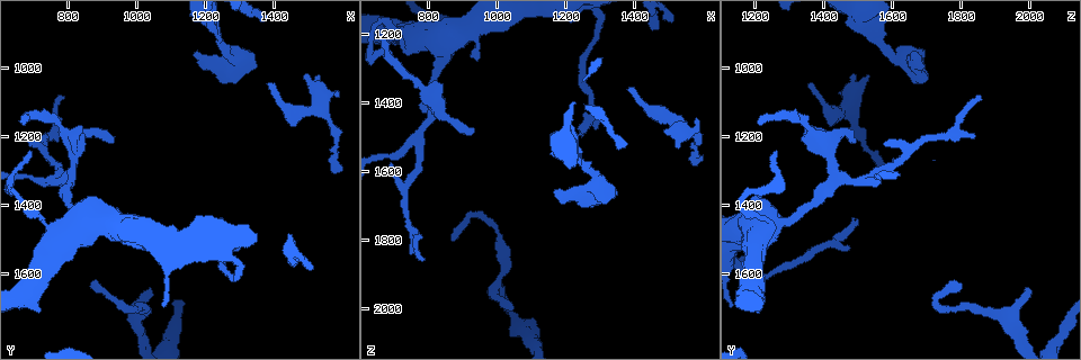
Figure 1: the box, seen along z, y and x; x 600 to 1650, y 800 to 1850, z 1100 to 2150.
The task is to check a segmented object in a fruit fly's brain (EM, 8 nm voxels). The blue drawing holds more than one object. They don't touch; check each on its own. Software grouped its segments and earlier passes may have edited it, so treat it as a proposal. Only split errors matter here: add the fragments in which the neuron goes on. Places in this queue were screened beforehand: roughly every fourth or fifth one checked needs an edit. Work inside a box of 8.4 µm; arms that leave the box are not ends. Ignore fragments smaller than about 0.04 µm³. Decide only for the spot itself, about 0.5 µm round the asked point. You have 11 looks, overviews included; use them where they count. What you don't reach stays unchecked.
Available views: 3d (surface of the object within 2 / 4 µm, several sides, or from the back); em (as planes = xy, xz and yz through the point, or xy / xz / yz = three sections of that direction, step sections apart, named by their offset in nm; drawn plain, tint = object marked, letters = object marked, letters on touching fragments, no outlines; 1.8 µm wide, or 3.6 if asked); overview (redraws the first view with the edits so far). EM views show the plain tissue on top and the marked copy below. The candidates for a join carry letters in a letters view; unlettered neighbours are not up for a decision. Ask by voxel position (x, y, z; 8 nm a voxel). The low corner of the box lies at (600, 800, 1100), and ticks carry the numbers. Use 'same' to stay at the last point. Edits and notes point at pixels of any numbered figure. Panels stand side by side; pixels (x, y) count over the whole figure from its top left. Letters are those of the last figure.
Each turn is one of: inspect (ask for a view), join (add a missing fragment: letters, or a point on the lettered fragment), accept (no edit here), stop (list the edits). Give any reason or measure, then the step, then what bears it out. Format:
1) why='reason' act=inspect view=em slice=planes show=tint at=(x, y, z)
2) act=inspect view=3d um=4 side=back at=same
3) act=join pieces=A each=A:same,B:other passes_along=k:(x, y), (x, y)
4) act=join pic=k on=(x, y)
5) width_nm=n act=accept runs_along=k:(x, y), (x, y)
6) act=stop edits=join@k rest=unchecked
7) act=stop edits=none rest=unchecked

why='branch stops here' act=inspect view=em slice=xy step=8 show=letters at=(1040, 1640, 1990)

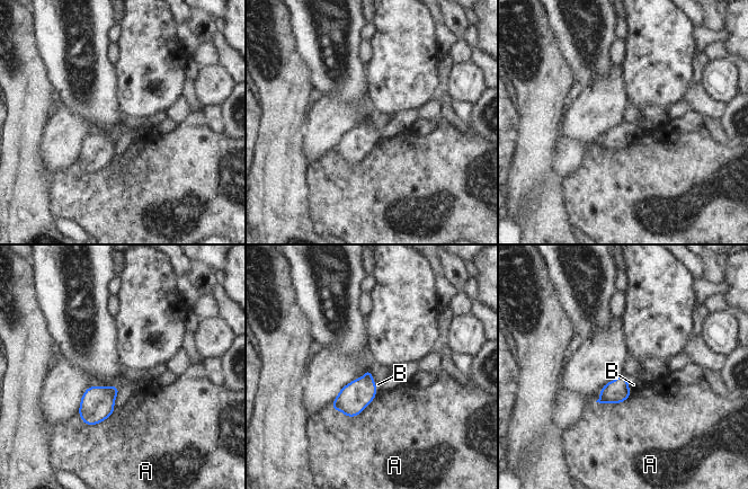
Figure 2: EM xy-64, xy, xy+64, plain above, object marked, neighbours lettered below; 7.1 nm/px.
act=inspect view=em slice=planes show=letters at=same

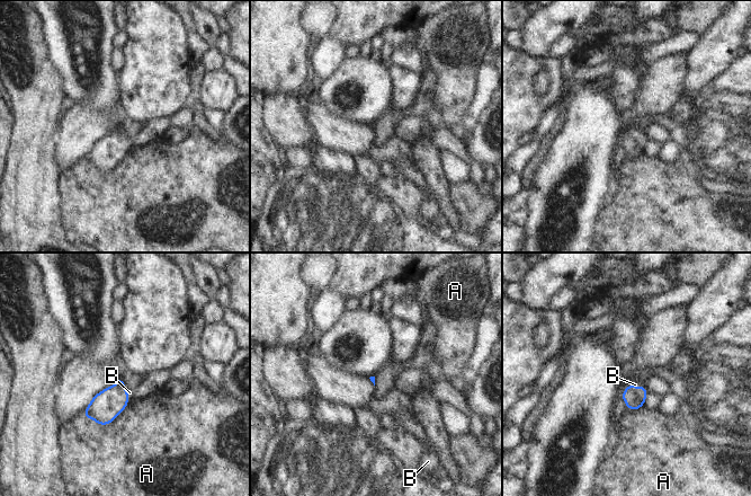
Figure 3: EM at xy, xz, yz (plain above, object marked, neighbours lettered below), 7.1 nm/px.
act=accept each=A:other,B:other border=3:(647, 390), (643, 405) found='none of them fits'

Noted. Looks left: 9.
why='free end' act=inspect view=em slice=xy step=8 show=letters at=(1245, 1440, 1500)

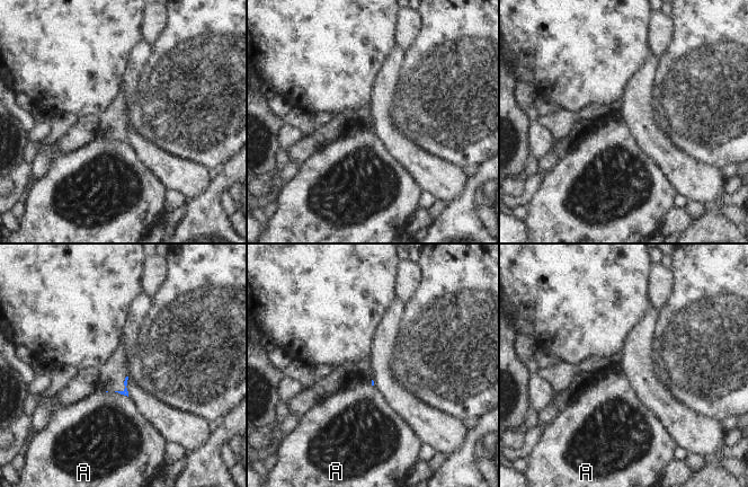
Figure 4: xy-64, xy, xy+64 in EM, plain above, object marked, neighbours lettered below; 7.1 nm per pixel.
act=inspect view=em slice=planes show=letters at=same

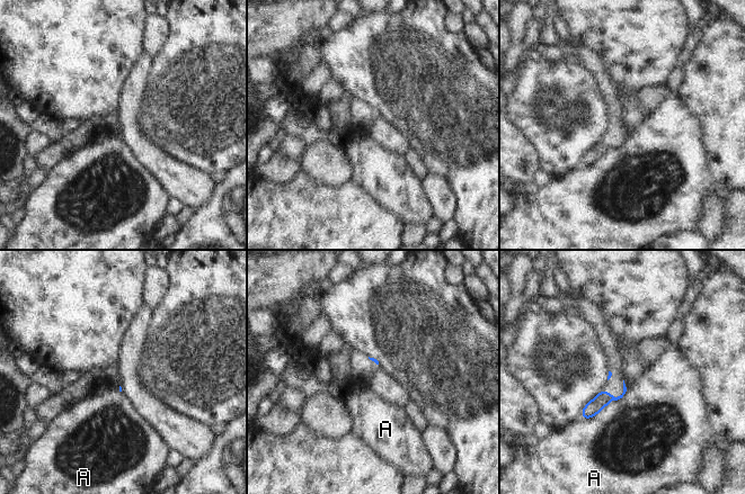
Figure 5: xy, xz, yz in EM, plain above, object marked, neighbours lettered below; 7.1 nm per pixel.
longest_contact=A:400nm act=accept each=A:other border=5:(627, 391), (597, 413), (581, 419) found='none of them fits'

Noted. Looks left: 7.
why='an open end' act=inspect view=3d um=2 side=back at=(1385, 1050, 1350)

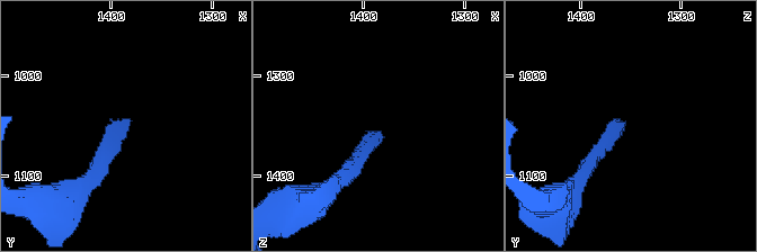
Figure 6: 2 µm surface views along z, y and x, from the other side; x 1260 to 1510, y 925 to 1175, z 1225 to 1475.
why='need the tissue' act=inspect view=em slice=planes show=letters at=(1384, 1048, 1356)

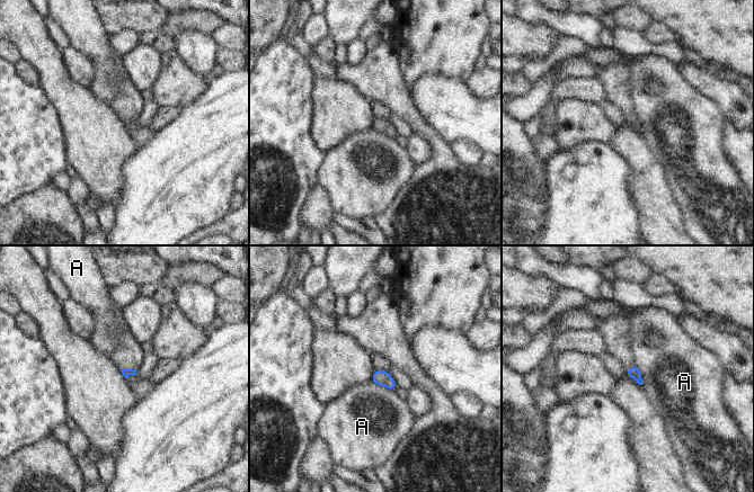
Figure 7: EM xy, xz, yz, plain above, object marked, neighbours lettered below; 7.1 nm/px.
act=accept each=A:other border=7:(371, 381), (393, 391) found='no lettered fragment goes on from it'

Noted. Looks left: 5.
why='free end' act=inspect view=em slice=planes show=letters at=(1170, 955, 1665)

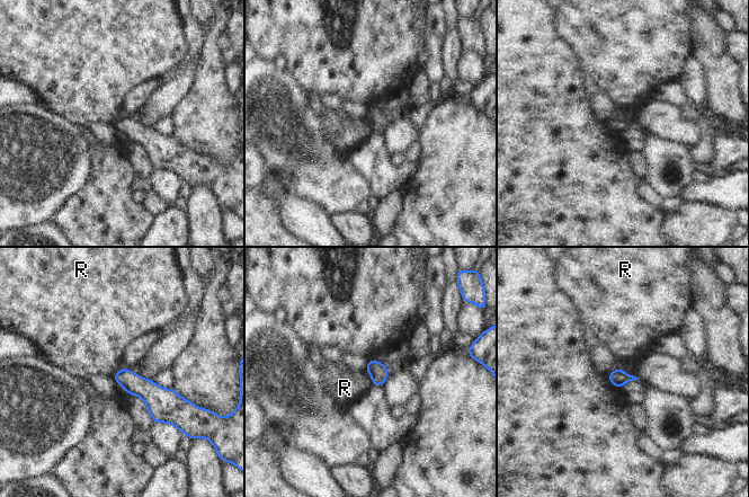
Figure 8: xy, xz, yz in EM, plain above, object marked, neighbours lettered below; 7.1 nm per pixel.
width_nm=110 act=accept each=R:other border=8:(617, 367), (635, 376) found='none of them fits'

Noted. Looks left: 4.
why='end of a long branch' act=inspect view=em slice=planes show=letters at=(870, 1630, 1800)

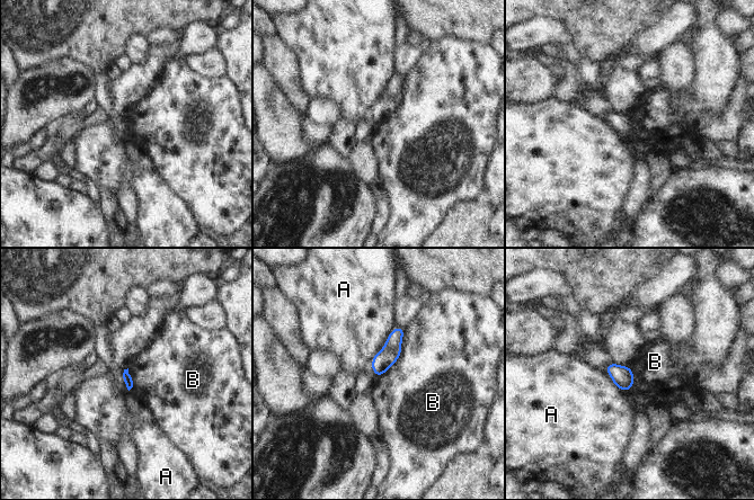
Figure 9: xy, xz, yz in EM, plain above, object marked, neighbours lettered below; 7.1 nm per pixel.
act=accept each=A:other,B:other border=9:(404, 328), (400, 355), (376, 376) found='none of them fits'

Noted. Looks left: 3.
act=stop edits=none rest=unchecked

